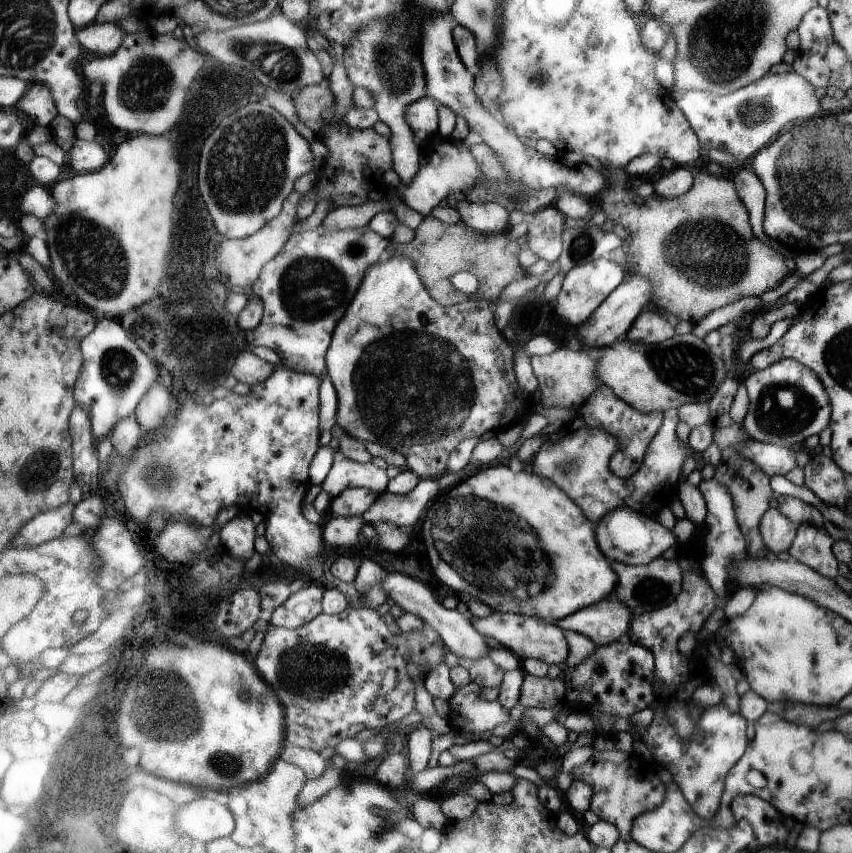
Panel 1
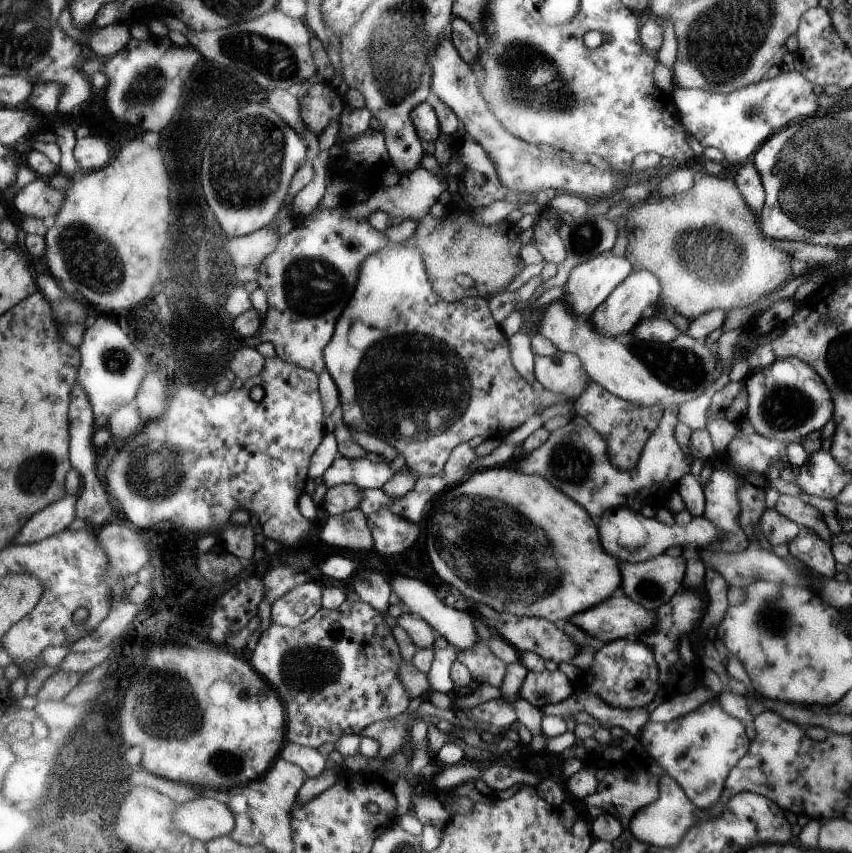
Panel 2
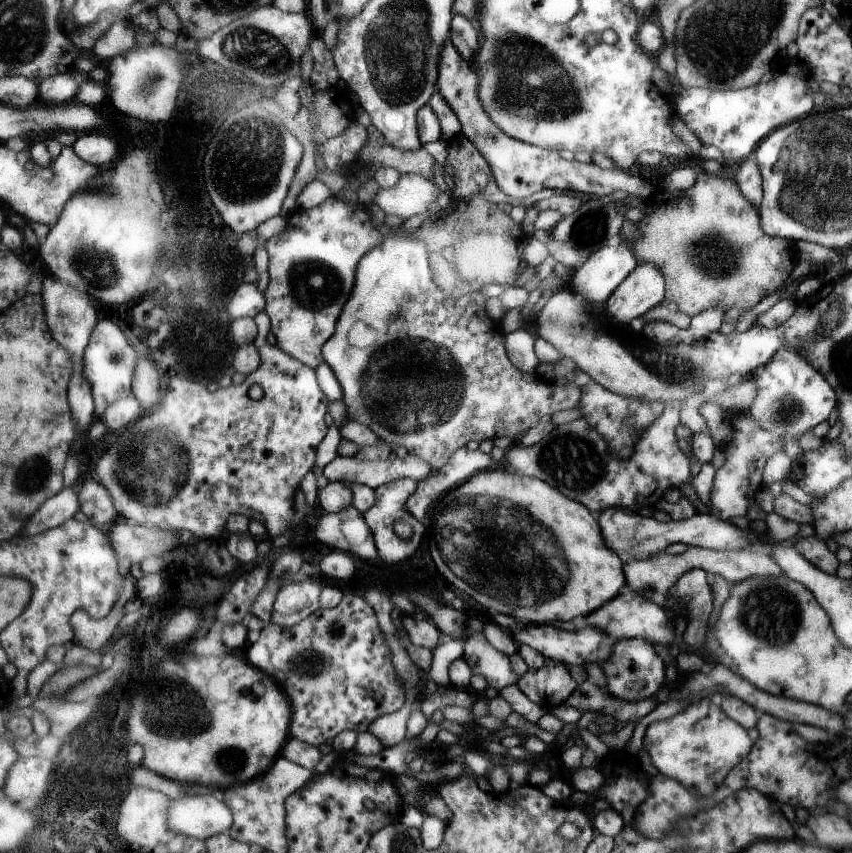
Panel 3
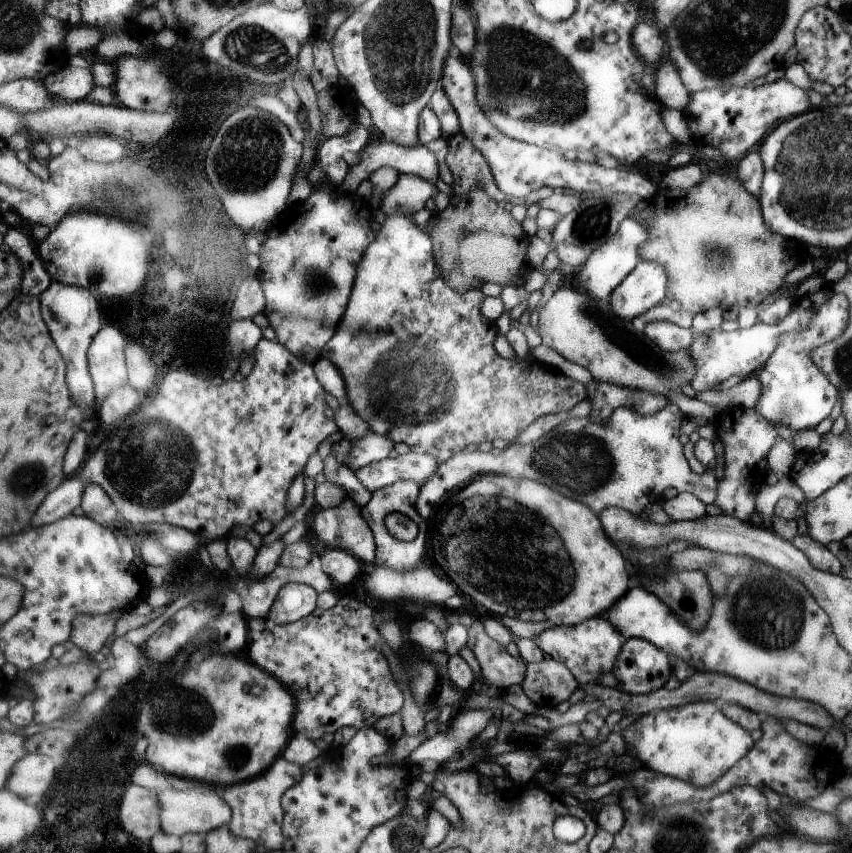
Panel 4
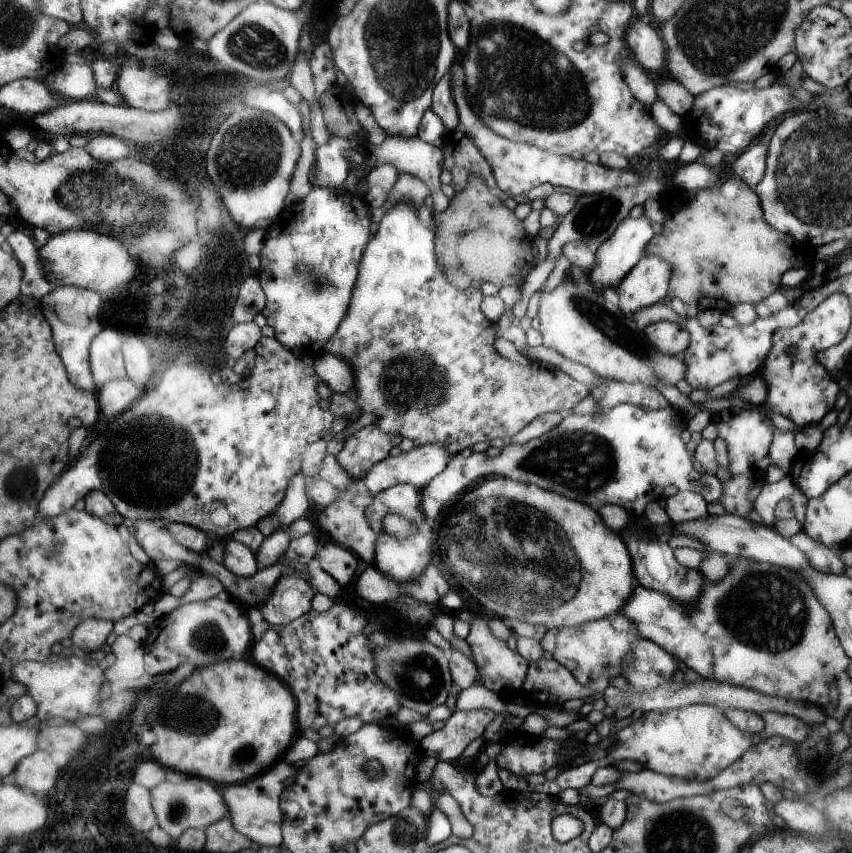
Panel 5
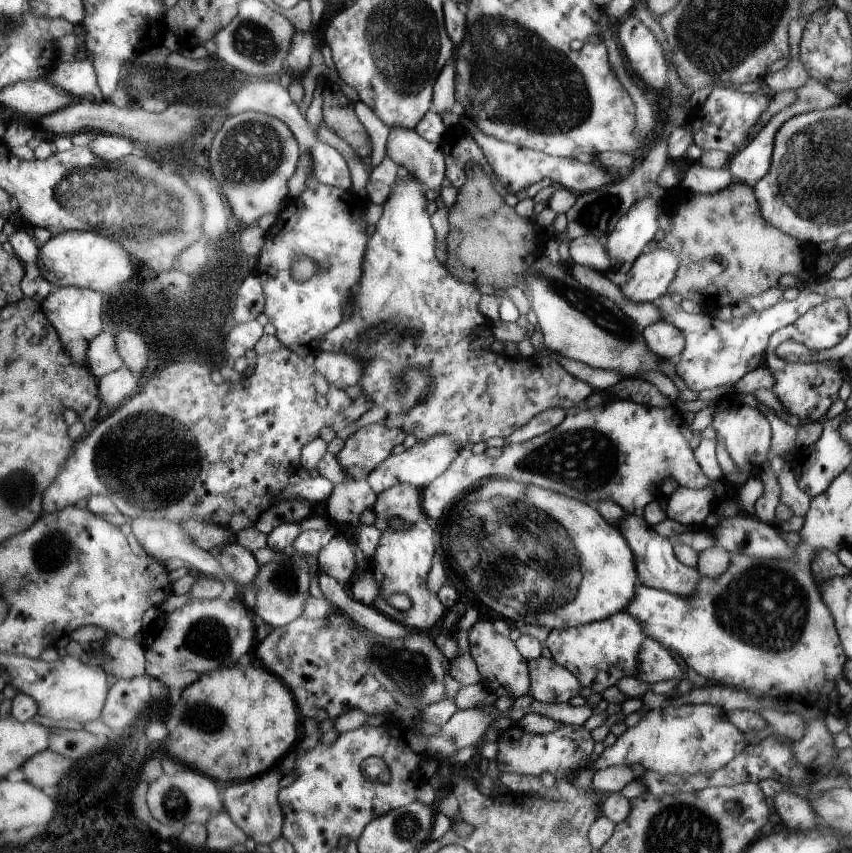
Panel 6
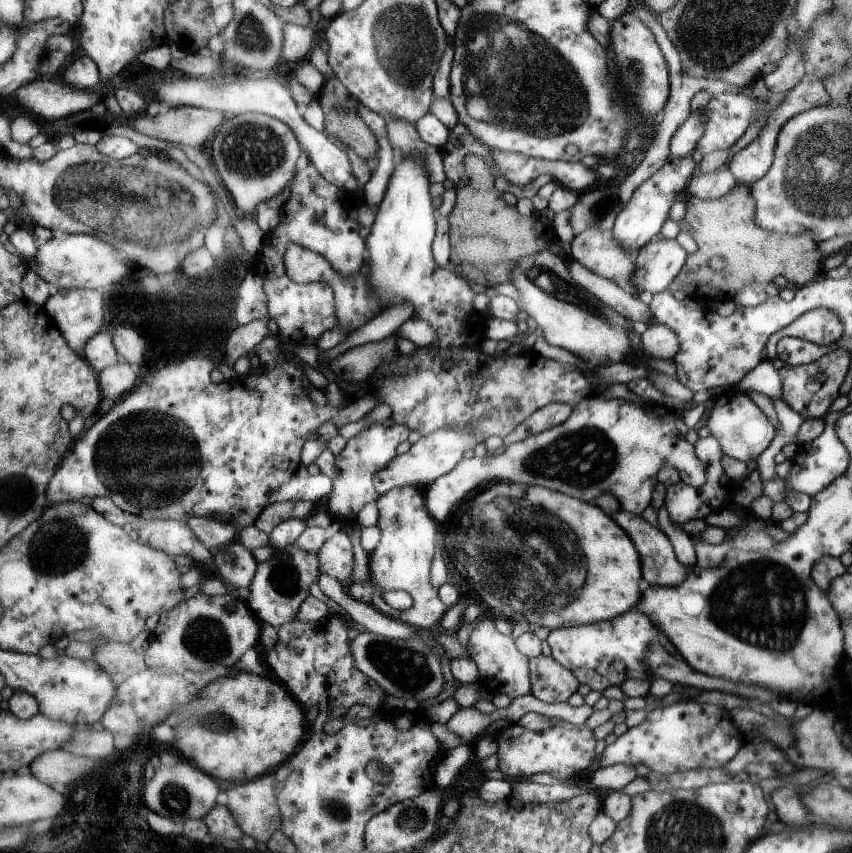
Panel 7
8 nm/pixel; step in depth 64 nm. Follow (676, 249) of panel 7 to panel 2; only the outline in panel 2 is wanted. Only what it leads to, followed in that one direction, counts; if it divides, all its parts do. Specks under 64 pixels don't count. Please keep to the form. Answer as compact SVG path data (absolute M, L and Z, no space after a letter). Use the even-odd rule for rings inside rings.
M647 268L633 270L629 274L629 278L625 278L625 282L621 282L613 290L613 294L609 294L609 298L605 298L605 302L601 302L601 306L591 312L593 328L599 330L603 334L603 338L615 338L619 334L629 334L635 328L635 324L643 316L647 316L649 310L653 310L657 306L657 302L661 300L661 292L663 292L663 286L661 286L661 280L657 274L653 274Z

